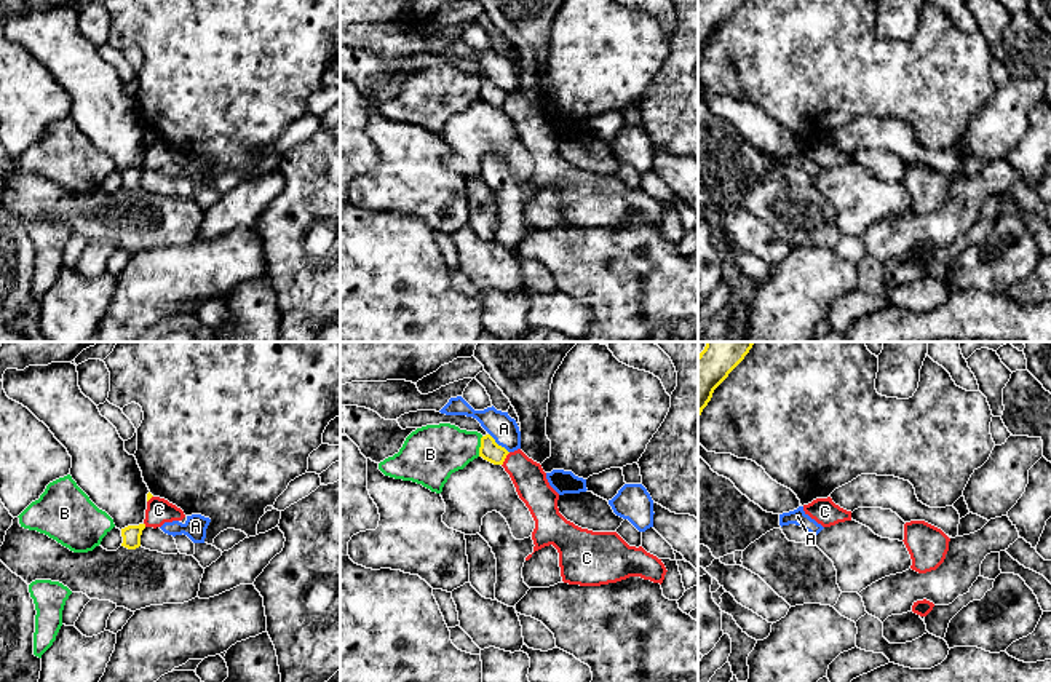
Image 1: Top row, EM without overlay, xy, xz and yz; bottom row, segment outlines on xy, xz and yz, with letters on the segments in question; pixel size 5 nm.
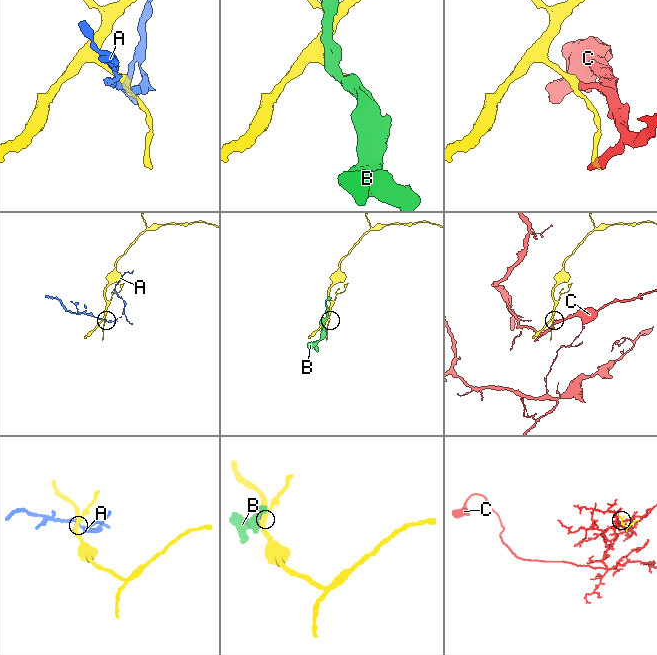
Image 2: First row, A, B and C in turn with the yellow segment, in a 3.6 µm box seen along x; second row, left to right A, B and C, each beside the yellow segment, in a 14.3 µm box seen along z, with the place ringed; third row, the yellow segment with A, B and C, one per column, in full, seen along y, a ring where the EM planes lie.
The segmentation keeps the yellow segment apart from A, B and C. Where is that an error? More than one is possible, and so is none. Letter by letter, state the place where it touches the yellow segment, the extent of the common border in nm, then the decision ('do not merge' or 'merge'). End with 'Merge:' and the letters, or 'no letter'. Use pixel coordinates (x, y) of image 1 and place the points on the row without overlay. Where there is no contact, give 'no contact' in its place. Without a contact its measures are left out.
A: meets yellow in xz at (497, 87); contact 140 nm long; do not merge
B: meets yellow in xz at (481, 88); contact 110 nm long; do not merge
C: meets yellow in xz at (505, 99); contact 80 nm long; do not merge
Merge: no letter

